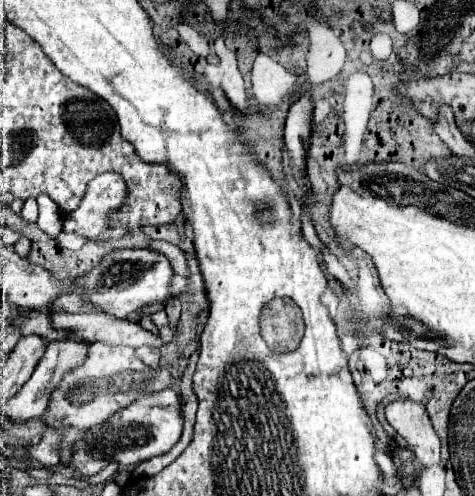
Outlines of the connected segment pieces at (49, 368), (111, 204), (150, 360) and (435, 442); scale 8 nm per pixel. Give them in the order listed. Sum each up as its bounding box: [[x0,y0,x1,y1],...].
[[4,340,90,422],[64,172,126,240],[136,346,160,368],[384,400,440,468]]

